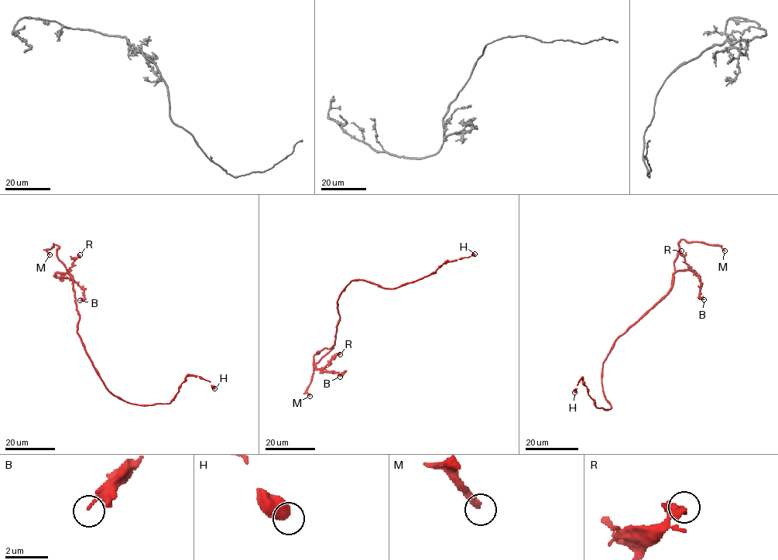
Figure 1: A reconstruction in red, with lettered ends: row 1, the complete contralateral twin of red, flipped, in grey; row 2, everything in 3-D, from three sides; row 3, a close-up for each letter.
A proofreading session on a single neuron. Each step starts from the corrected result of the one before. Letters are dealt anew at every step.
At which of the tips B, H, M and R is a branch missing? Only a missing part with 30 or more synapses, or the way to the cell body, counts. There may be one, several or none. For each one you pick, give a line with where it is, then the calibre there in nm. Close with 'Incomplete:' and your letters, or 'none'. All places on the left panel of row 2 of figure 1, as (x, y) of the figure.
M: (49, 254) | 320 nm
Incomplete: M

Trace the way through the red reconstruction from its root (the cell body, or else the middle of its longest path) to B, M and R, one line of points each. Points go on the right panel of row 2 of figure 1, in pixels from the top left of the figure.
B: (610, 353), (613, 343), (667, 293), (676, 271), (690, 270), (698, 274), (700, 282), (700, 295), (704, 299)
M: (610, 353), (613, 343), (667, 293), (674, 272), (678, 242), (681, 239), (718, 246), (724, 250)
R: (610, 353), (613, 343), (667, 293), (676, 271), (690, 270), (695, 274), (680, 253), (681, 250)

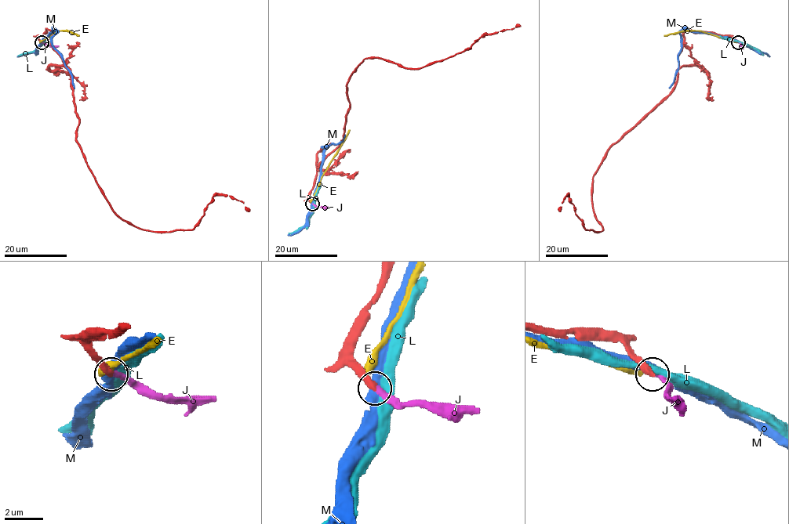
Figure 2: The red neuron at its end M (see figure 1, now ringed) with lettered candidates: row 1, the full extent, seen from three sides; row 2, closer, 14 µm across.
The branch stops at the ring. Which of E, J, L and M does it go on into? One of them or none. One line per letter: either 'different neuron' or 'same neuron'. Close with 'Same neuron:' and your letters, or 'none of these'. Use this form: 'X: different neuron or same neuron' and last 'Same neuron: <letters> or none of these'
E: different neuron
J: same neuron
L: different neuron
M: different neuron
Same neuron: J

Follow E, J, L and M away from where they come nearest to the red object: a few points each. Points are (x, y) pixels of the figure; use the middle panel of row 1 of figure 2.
E: (310, 201), (321, 176), (350, 130)
J: (312, 203), (329, 207)
L: (313, 203), (308, 221), (289, 233)
M: (311, 203), (327, 146), (322, 146), (338, 144), (345, 135)

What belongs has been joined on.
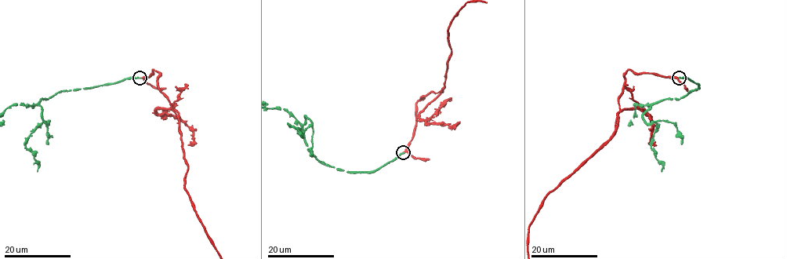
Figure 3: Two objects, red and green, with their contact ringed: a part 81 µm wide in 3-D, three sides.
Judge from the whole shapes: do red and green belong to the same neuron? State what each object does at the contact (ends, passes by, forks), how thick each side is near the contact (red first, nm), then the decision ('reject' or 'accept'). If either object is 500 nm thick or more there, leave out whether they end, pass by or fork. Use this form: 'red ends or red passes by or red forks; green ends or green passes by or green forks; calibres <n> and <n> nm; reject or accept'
red ends; green ends; calibres 280 and 240 nm; accept

